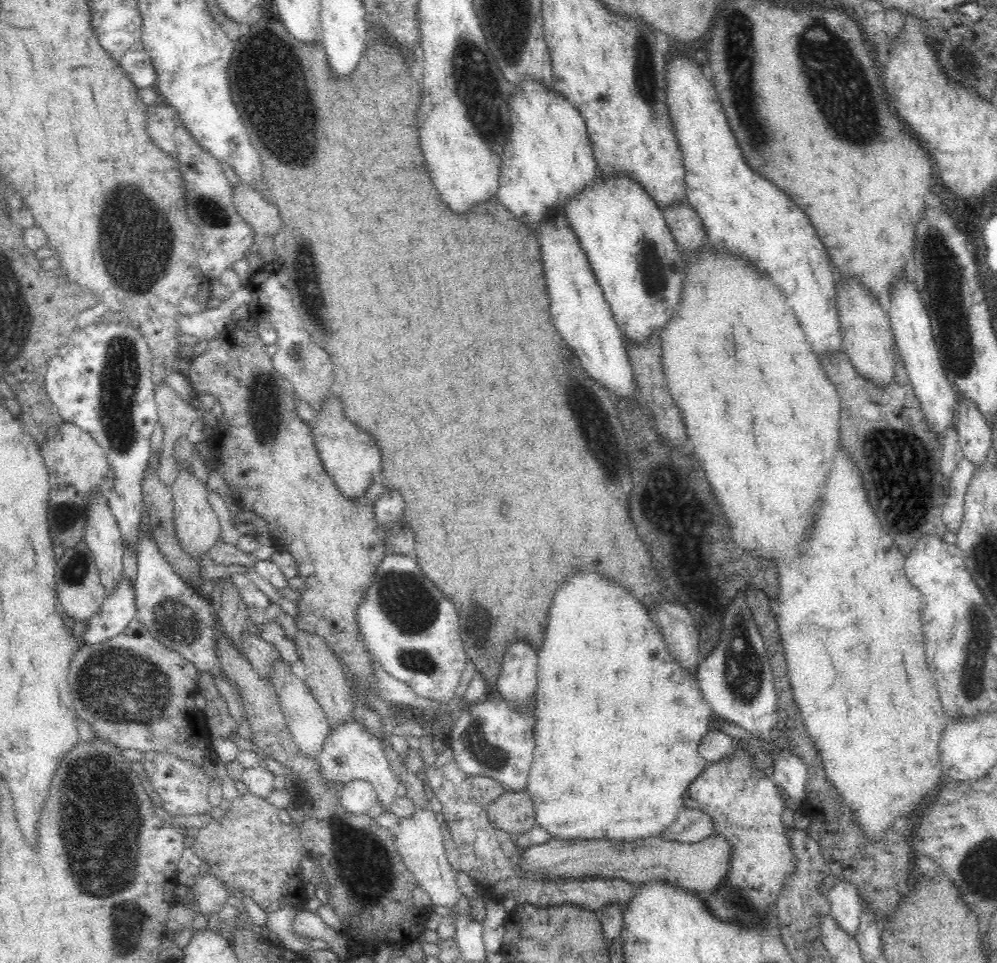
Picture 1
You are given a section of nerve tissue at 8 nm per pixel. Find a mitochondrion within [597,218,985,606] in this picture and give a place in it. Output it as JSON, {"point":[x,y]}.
{"point":[944,280]}

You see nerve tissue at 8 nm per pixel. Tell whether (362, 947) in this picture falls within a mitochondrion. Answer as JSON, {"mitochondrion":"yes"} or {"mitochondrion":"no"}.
{"mitochondrion":"no"}

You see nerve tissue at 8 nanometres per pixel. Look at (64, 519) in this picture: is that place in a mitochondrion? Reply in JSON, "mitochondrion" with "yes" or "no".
{"mitochondrion":"yes"}

